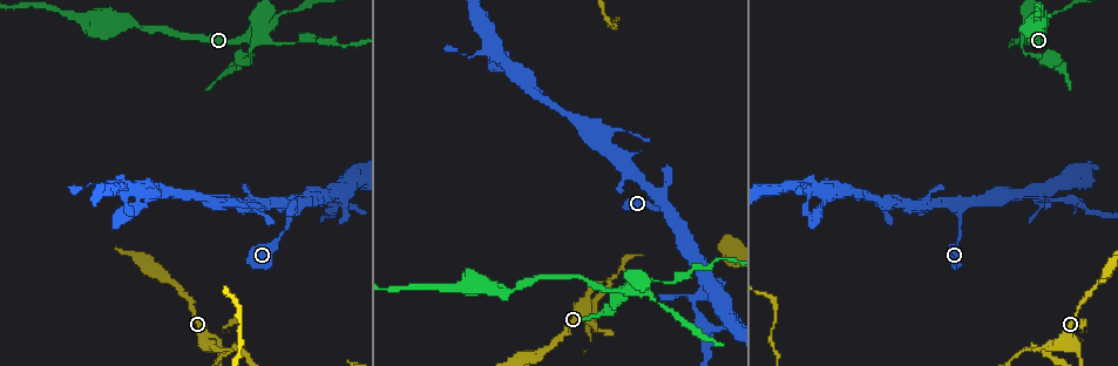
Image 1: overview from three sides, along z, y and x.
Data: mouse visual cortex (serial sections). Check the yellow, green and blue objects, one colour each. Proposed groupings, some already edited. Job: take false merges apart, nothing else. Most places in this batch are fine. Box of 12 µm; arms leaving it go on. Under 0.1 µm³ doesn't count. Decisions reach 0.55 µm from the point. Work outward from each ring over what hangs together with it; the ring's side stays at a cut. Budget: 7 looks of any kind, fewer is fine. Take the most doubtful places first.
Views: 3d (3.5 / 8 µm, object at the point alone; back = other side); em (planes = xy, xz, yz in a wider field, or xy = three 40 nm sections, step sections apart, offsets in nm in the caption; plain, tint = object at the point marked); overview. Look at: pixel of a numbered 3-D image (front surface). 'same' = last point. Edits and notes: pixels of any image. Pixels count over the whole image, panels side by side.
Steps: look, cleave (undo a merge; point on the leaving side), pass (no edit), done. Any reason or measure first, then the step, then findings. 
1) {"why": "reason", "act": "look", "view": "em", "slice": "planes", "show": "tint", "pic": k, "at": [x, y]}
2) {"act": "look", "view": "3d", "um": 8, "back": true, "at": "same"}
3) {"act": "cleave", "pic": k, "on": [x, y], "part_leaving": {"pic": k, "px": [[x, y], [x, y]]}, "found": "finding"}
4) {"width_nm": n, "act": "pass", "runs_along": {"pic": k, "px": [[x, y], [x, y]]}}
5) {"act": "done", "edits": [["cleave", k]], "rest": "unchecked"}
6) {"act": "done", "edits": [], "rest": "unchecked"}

{"why": "two arms in line, one across", "act": "look", "view": "3d", "um": 3.5, "back": true, "pic": 1, "at": [602, 280]}

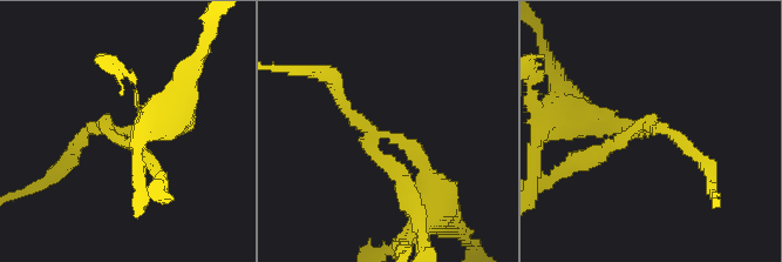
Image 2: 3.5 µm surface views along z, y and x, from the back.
{"act": "cleave", "pic": 2, "on": [400, 167], "part_leaving": {"pic": 2, "px": [[374, 140], [421, 224]]}, "found": "two cells meet here"}

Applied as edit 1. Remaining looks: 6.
{"why": "looks like a crossing", "act": "look", "view": "3d", "um": 3.5, "pic": 1, "at": [258, 32]}

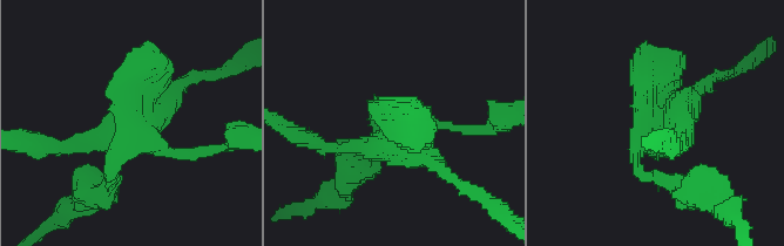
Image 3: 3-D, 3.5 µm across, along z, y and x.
{"act": "look", "view": "em", "slice": "xy", "step": 3, "show": "tint", "pic": 3, "at": [136, 125]}

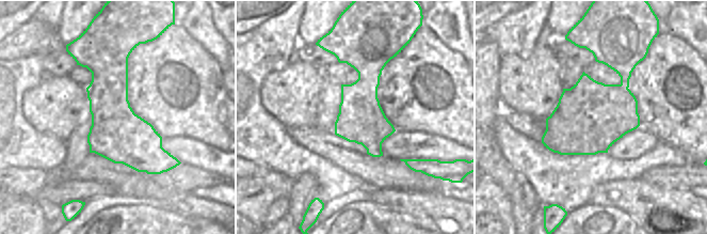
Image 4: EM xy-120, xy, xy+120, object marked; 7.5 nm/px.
{"act": "cleave", "pic": 3, "on": [110, 156], "part_leaving": {"pic": 3, "px": [[137, 125], [101, 193]]}, "found": "a second cell is stuck on"}

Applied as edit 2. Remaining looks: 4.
{"act": "look", "view": "overview"}

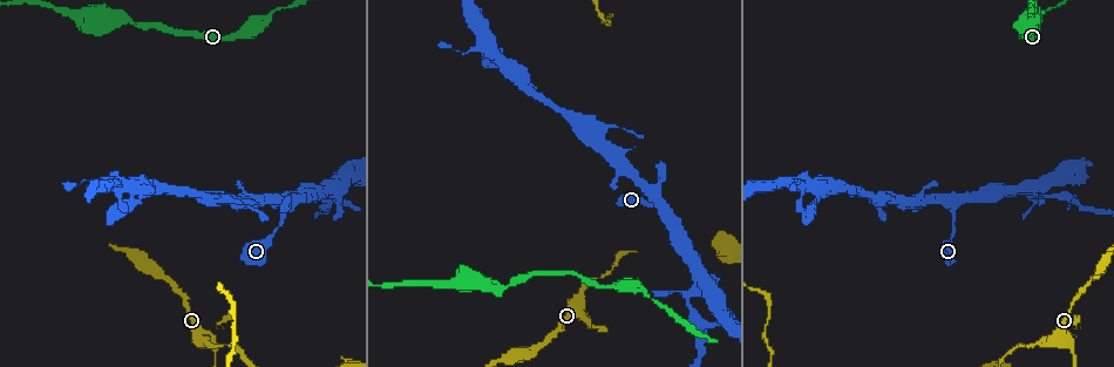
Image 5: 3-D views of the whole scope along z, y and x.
{"why": "sudden change in width", "act": "look", "view": "3d", "um": 8, "pic": 5, "at": [660, 202]}

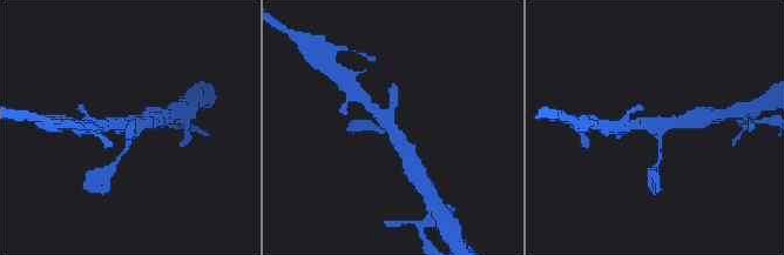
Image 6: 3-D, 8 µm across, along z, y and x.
{"why": "closer look", "act": "look", "view": "3d", "um": 3.5, "pic": 6, "at": [391, 131]}

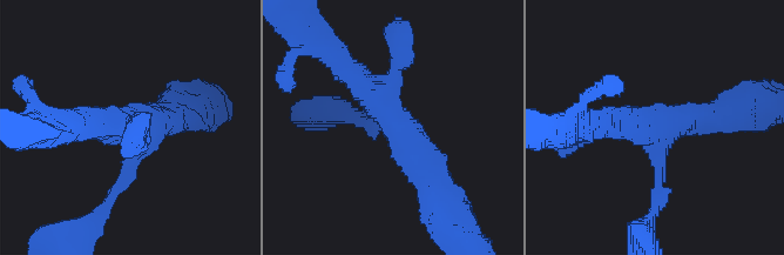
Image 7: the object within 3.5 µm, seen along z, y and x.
{"act": "pass", "runs_along": {"pic": 7, "px": [[655, 208], [653, 132], [599, 125]]}, "found": "one cell here"}

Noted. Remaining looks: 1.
{"act": "done", "edits": [["cleave", 2], ["cleave", 3]], "rest": "unchecked"}

